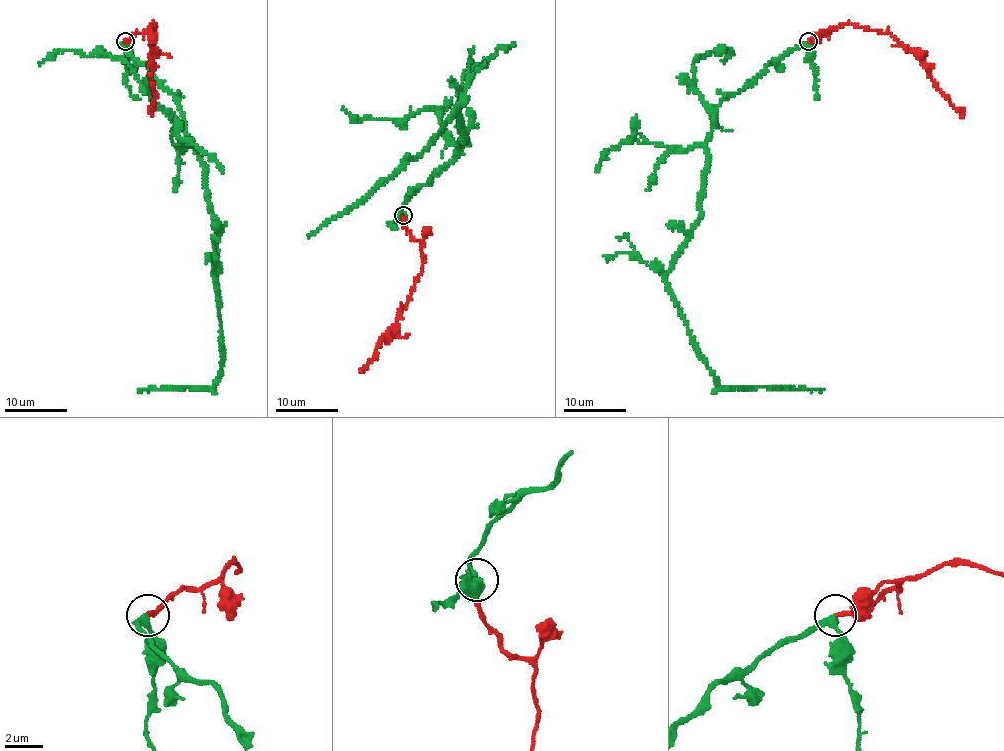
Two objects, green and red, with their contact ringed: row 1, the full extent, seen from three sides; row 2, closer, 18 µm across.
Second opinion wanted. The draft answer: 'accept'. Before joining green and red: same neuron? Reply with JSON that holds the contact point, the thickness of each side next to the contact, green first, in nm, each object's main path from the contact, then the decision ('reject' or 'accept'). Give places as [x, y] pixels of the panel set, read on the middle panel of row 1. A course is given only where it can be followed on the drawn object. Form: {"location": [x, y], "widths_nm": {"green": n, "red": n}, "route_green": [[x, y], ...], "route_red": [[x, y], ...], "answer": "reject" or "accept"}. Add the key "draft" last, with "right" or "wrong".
{"location": [403, 215], "widths_nm": {"green": 320, "red": 240}, "route_green": [[403, 215], [411, 194], [451, 162], [457, 142], [467, 141], [460, 140], [457, 109], [430, 145], [309, 237]], "route_red": [[403, 215], [403, 224], [421, 244], [423, 271], [410, 300], [380, 340], [376, 357], [363, 371]], "answer": "accept", "draft": "right"}

